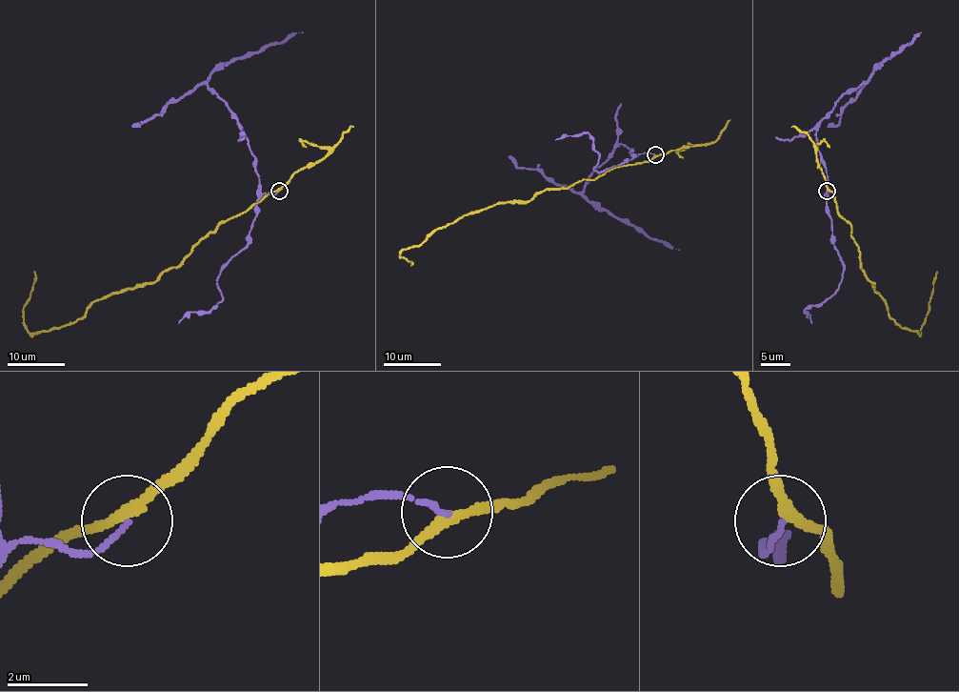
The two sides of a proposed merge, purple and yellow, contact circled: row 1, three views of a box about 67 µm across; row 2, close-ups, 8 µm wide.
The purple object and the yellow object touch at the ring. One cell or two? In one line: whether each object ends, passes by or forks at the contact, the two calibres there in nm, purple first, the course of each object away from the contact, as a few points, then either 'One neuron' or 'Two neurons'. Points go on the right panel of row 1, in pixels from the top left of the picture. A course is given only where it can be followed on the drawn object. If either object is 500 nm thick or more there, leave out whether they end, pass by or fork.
At the ring purple ends. At the ring yellow passes by. Thickness 140 nm (purple) against 240 nm. Course of purple: (827, 190), (825, 194), (828, 175), (818, 148), (816, 128), (845, 93), (852, 91), (887, 58), (921, 32). Course of yellow: (827, 190), (833, 193), (838, 213), (850, 226), (861, 268), (900, 327), (918, 333), (937, 271). Two neurons

